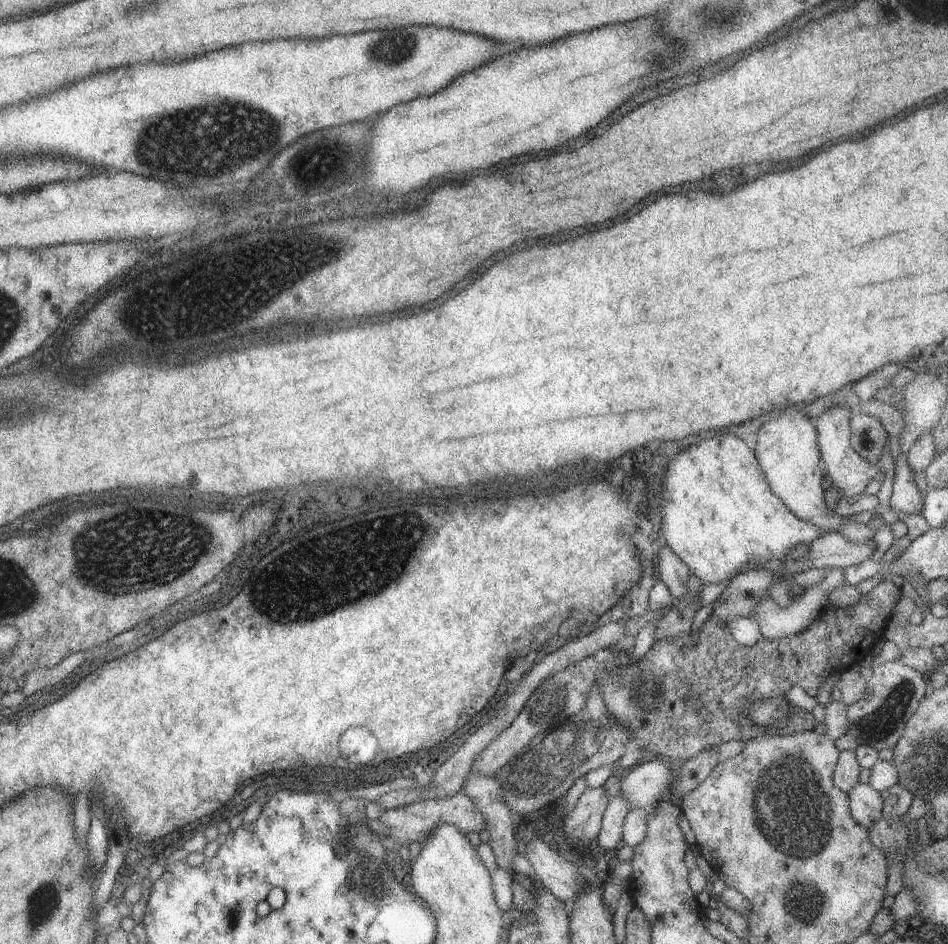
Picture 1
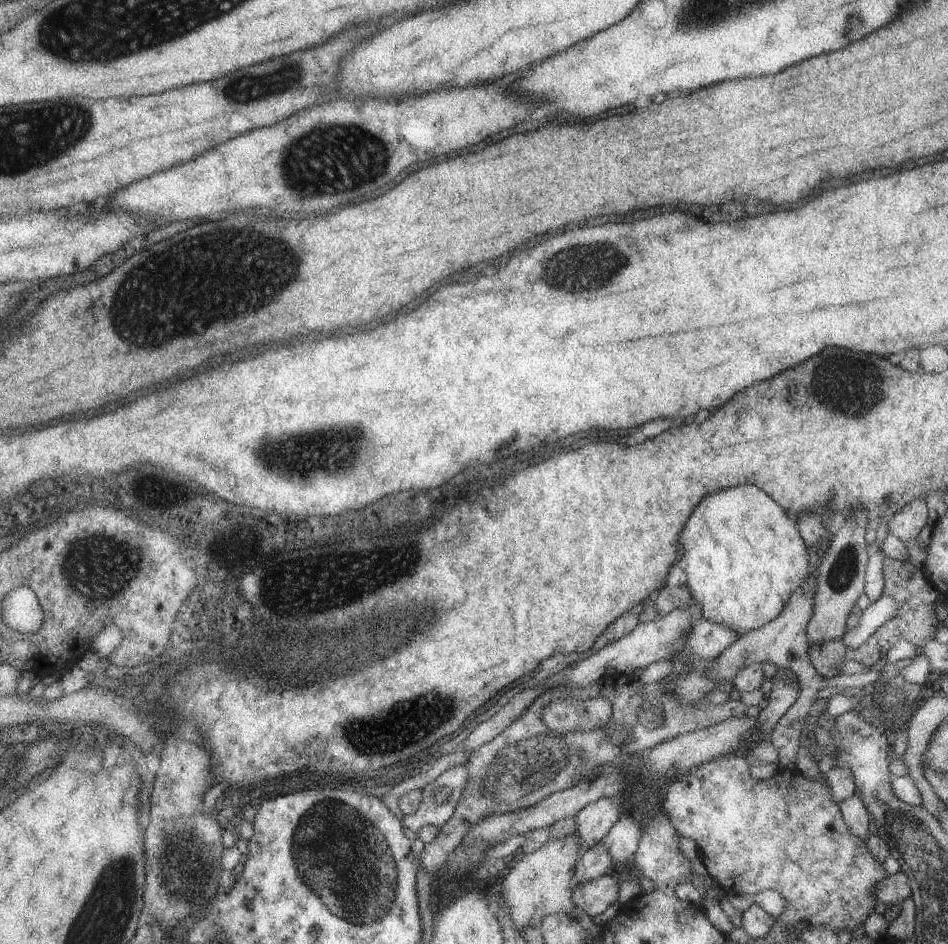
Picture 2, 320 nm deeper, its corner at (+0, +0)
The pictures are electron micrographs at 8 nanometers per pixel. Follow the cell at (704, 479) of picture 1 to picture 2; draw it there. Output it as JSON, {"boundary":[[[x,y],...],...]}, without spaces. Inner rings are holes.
{"boundary":[[[735,486],[704,496],[695,505],[679,533],[681,569],[686,574],[686,586],[693,604],[700,608],[702,617],[722,624],[739,637],[761,628],[773,620],[787,604],[790,594],[810,576],[812,566],[805,544],[796,529],[796,521],[770,496],[755,486]]]}

